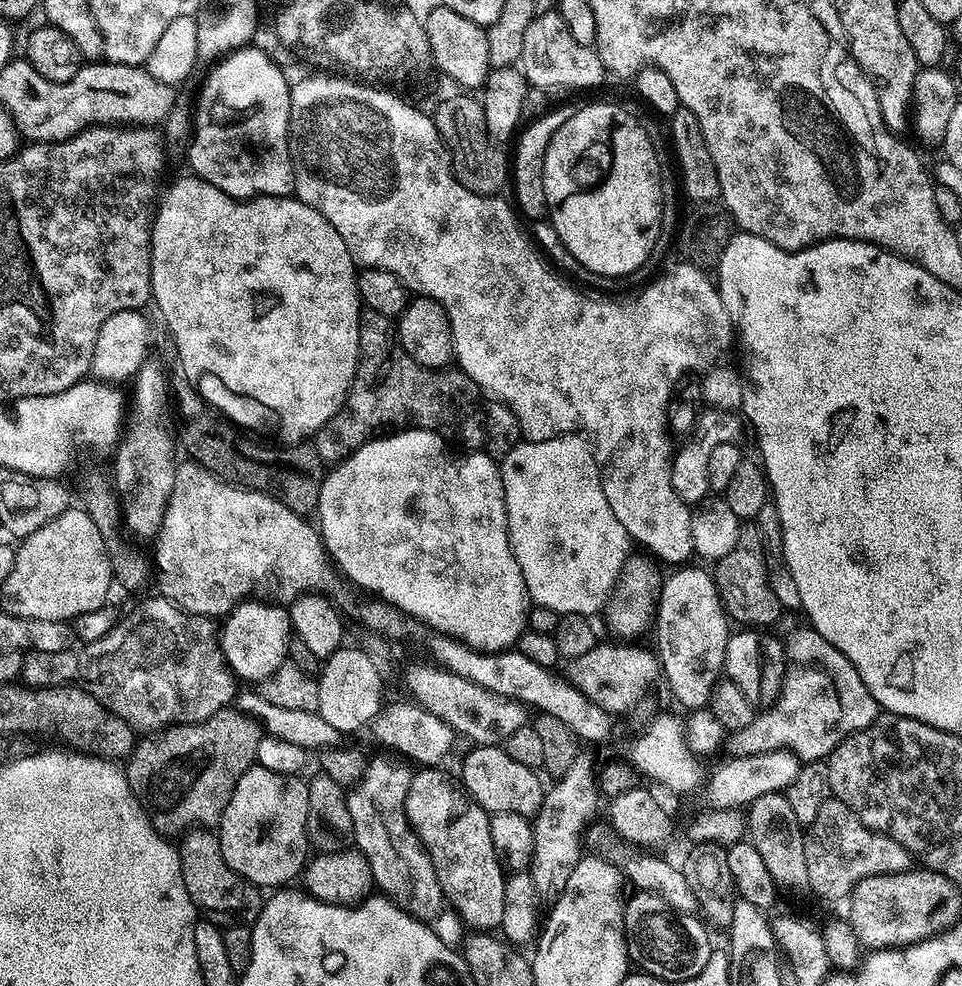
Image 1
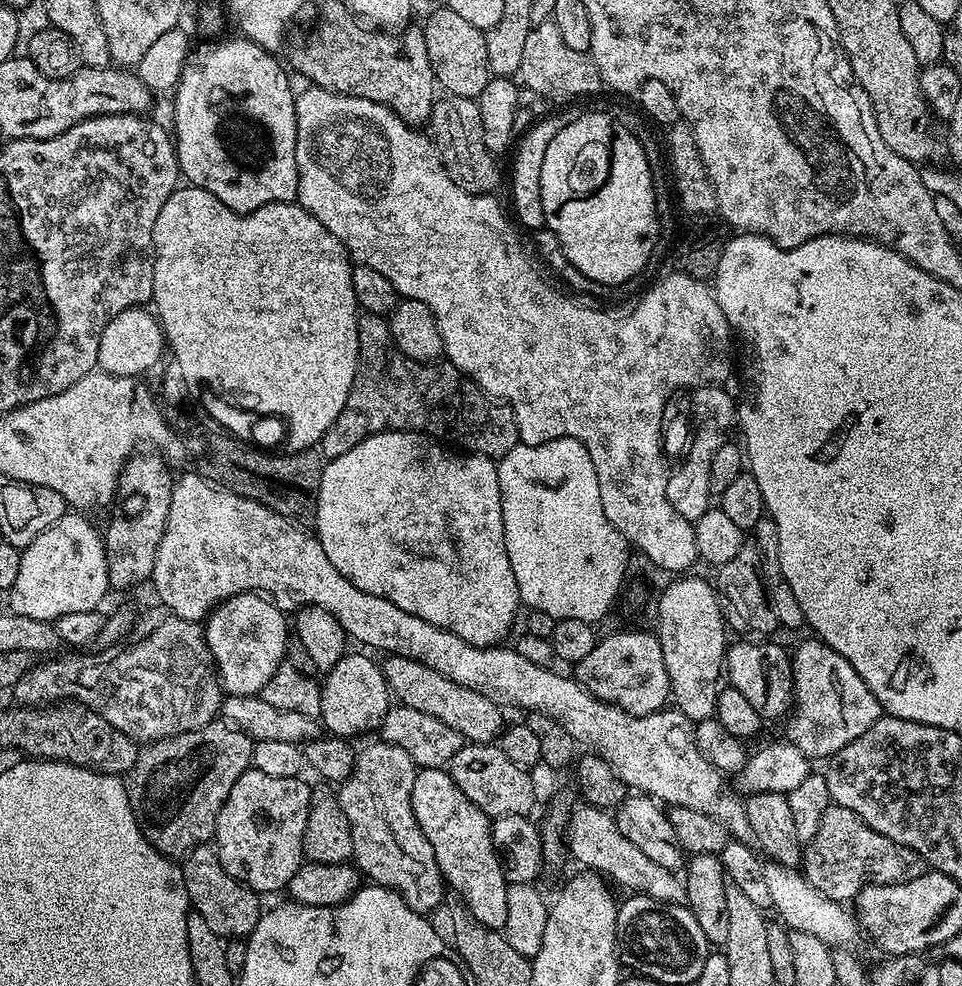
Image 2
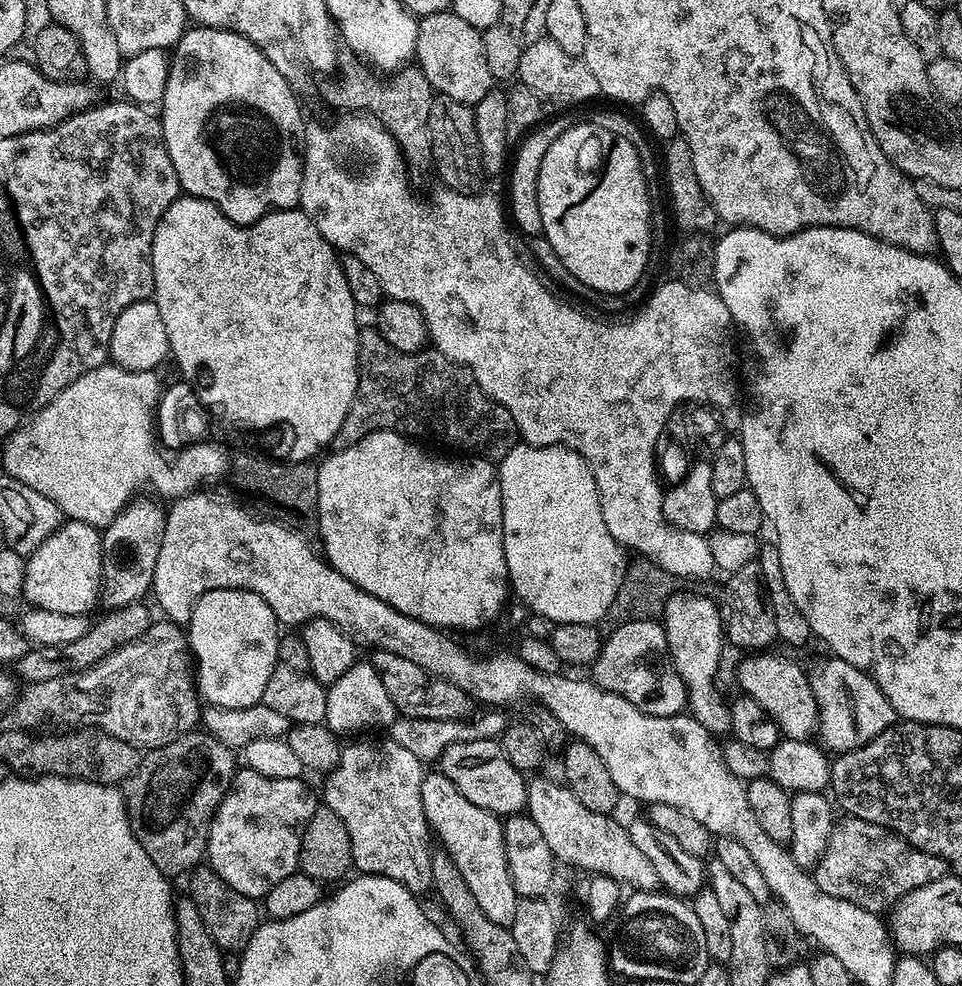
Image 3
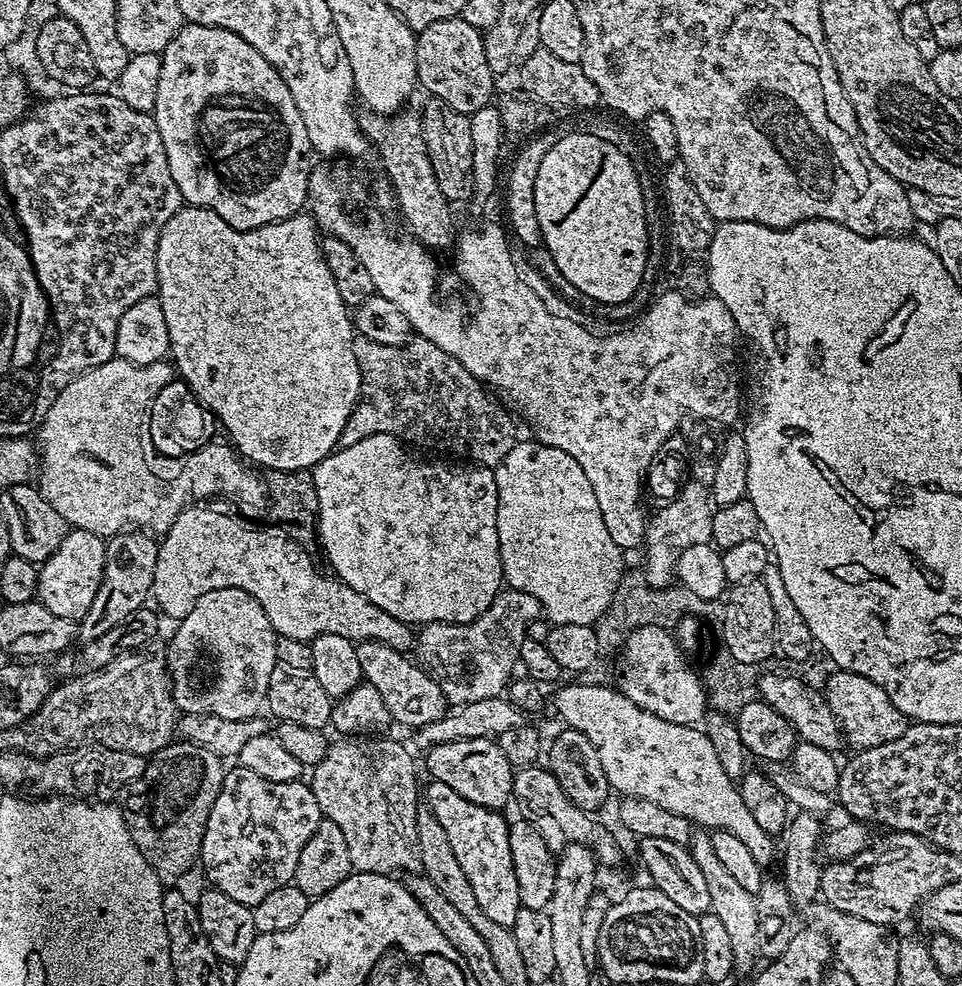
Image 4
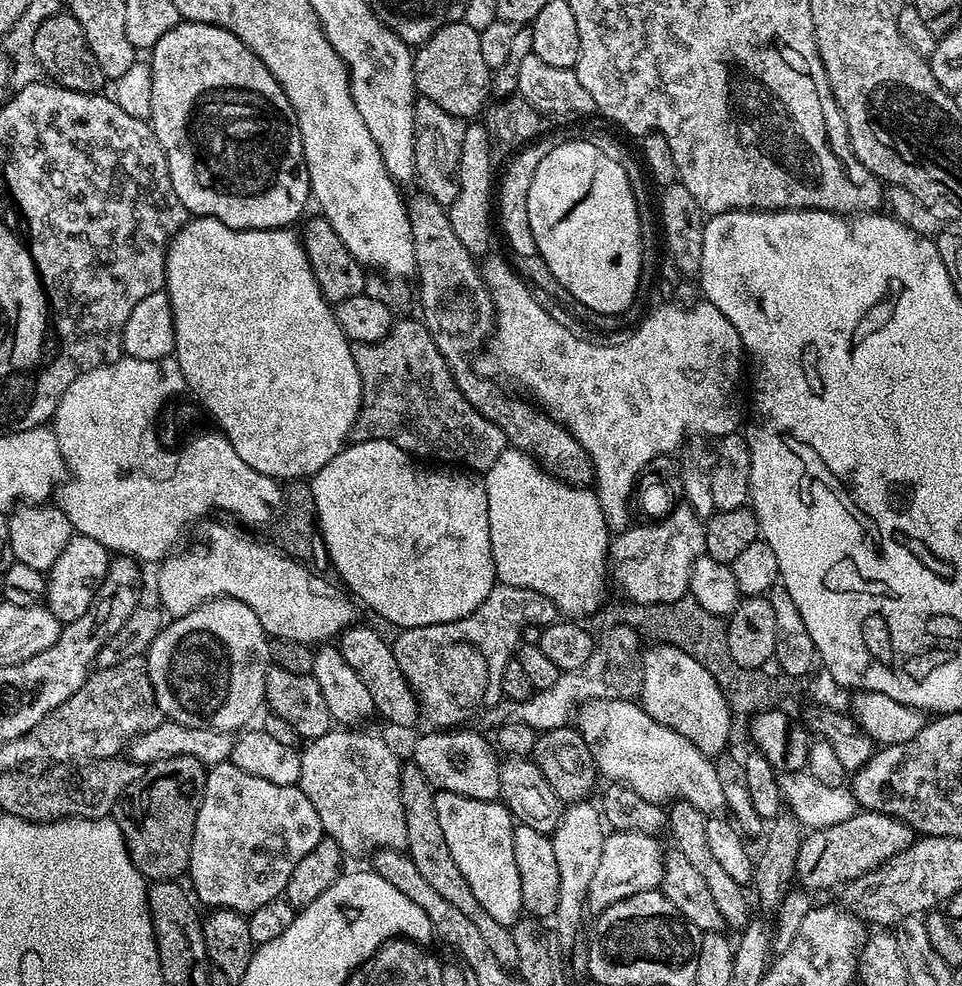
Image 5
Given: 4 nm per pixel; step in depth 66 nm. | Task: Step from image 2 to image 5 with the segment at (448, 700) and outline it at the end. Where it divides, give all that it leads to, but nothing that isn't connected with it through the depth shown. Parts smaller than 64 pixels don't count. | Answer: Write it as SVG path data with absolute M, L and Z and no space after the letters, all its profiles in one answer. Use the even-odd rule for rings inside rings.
M353 626L340 633L338 647L342 658L346 658L350 666L354 666L358 678L362 678L366 690L370 690L373 709L377 713L381 712L390 723L397 724L400 728L408 728L415 722L416 716L418 720L417 693L402 674L392 653L391 643L387 639L384 641L374 629L360 627Z

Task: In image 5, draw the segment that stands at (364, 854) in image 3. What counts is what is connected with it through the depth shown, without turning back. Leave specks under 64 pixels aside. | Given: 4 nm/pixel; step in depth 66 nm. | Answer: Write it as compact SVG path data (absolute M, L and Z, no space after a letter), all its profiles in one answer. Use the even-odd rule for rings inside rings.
M333 730L322 734L317 740L309 740L304 746L305 749L300 752L300 783L299 787L310 798L310 802L314 802L314 810L318 810L318 818L324 827L325 837L338 842L338 846L349 857L360 856L363 852L367 854L375 853L382 848L403 849L407 841L406 818L404 817L404 807L402 806L402 798L400 797L400 765L401 757L396 757L396 752L383 740L380 736L367 736L364 732L356 732L360 730Z

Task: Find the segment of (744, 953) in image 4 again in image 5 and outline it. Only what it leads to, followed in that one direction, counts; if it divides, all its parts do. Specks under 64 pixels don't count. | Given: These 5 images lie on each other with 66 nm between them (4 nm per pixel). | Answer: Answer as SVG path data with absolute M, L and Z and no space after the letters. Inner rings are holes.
M677 800L667 809L668 827L667 831L672 832L672 840L675 851L683 857L702 874L714 902L718 902L718 910L722 910L722 918L729 929L743 930L748 924L750 913L748 913L748 900L744 897L745 889L734 878L726 875L726 869L718 862L718 857L710 851L710 838L706 835L706 822L709 817L698 806L690 806L690 802Z

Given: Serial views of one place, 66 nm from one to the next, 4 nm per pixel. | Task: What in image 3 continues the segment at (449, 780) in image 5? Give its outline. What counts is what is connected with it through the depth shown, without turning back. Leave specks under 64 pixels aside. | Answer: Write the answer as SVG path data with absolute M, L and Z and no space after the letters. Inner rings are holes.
M475 740L450 746L441 754L438 770L443 776L450 778L450 782L454 782L460 793L470 798L470 802L474 802L474 806L482 806L482 810L493 812L495 816L515 816L523 813L528 807L528 780L525 773L512 765L510 758L506 758L502 746L496 740Z

